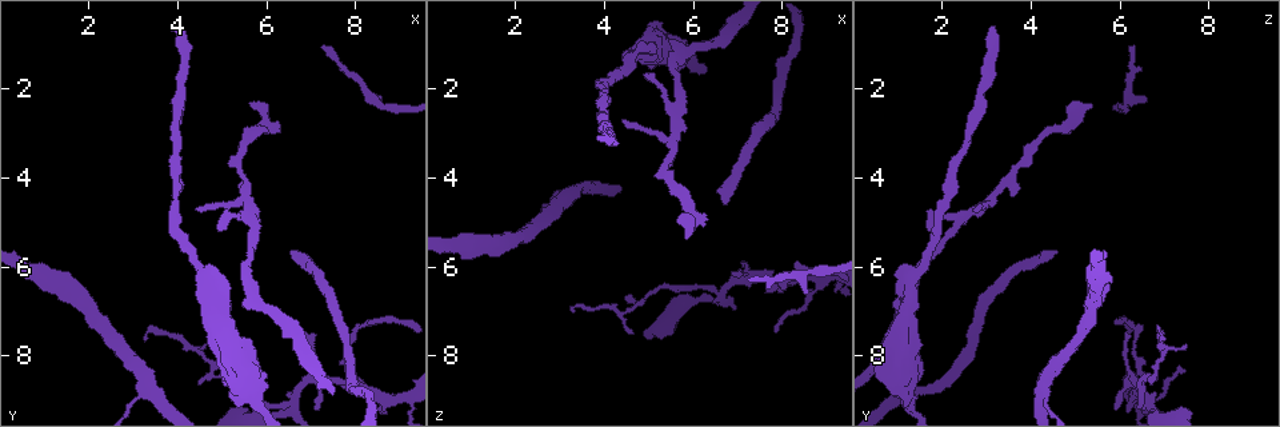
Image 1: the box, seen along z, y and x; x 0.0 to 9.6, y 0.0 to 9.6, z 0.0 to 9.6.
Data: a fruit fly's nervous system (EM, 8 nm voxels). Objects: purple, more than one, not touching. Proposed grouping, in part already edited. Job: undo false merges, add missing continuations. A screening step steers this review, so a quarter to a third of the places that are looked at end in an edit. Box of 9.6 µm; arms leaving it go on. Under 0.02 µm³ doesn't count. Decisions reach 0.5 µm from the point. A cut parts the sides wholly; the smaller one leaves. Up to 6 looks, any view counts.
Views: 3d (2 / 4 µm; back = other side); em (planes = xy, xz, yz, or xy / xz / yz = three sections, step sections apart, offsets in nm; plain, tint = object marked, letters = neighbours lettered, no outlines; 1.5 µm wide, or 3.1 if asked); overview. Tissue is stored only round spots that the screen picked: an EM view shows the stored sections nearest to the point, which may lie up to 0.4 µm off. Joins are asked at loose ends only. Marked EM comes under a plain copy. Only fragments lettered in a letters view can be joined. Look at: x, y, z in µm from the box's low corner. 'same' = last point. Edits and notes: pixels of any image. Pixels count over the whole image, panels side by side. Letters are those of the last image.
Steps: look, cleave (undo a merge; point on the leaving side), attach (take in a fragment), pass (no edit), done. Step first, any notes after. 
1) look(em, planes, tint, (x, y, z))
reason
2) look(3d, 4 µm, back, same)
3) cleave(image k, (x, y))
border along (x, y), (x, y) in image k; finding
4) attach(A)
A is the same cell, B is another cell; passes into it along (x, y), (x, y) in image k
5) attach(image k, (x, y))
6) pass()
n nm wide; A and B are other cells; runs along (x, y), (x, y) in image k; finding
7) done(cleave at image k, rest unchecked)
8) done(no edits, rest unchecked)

look(em, planes, letters, (7.80, 8.45, 7.50))
tapers out

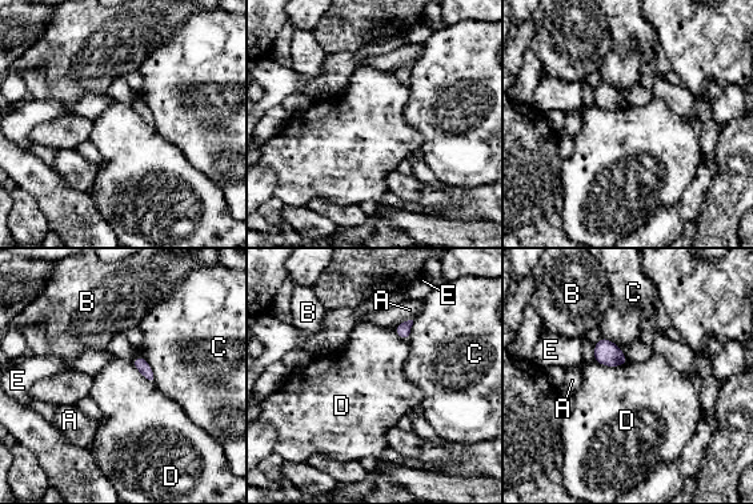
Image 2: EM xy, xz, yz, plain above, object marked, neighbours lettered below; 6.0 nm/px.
pass()
A, B, C, D and E are other cells; border along (595, 360), (608, 366), (628, 362) in image 2; no lettered fragment goes on from it

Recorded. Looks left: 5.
look(em, planes, letters, (4.40, 8.65, 6.65))
an open end

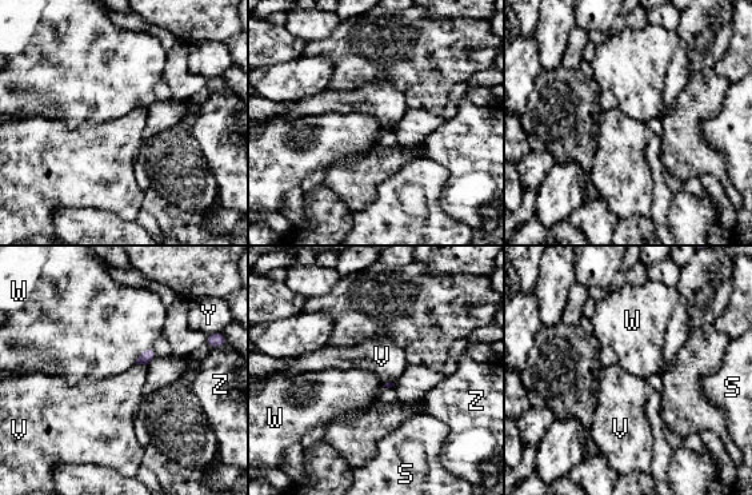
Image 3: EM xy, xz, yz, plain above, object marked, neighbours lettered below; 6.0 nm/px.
pass()
S, V, W, Y and Z are other cells; no lettered fragment goes on from it

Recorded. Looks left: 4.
look(em, planes, letters, (3.85, 0.65, 3.15))

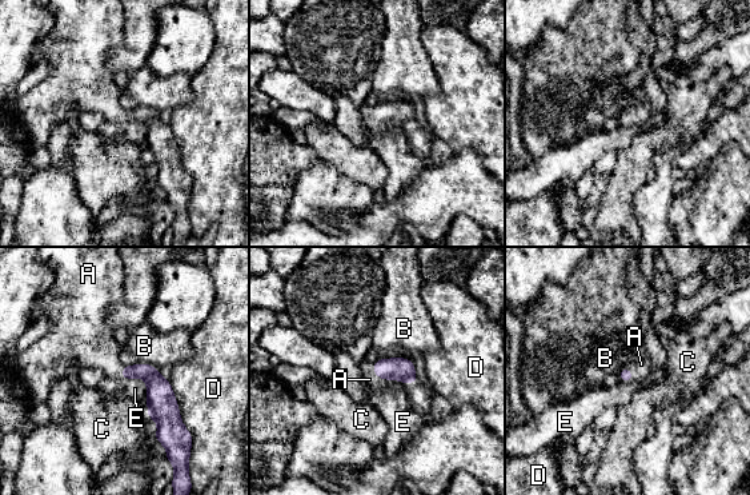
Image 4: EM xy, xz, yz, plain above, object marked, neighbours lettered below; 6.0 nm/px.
attach(A)
80 nm wide; A is the same cell, B, C, D and E are other cells; passes into it along (397, 368), (373, 371), (369, 379) in image 4; it goes on there

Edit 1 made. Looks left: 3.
done(attach at image 4, rest unchecked)

